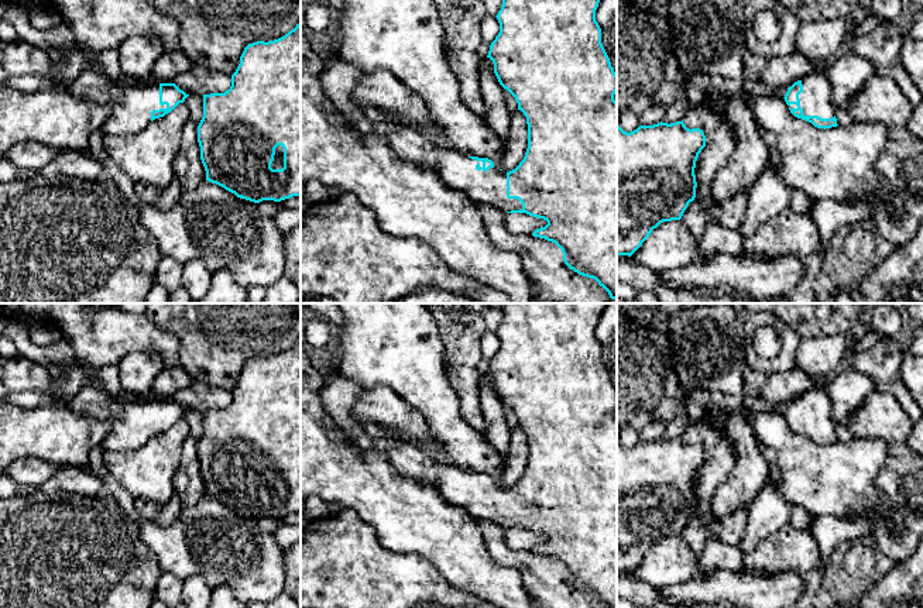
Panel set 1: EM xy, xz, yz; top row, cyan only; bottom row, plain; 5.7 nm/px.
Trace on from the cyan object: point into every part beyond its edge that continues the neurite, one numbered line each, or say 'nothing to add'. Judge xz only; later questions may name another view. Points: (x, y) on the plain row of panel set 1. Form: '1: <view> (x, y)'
1: xz (339, 392)

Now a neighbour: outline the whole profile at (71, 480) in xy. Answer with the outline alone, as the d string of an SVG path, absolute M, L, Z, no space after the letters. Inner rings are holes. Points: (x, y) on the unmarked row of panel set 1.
M65 467L45 481L40 490L47 495L69 494L82 497L95 497L100 494L102 480L90 470L79 467Z

